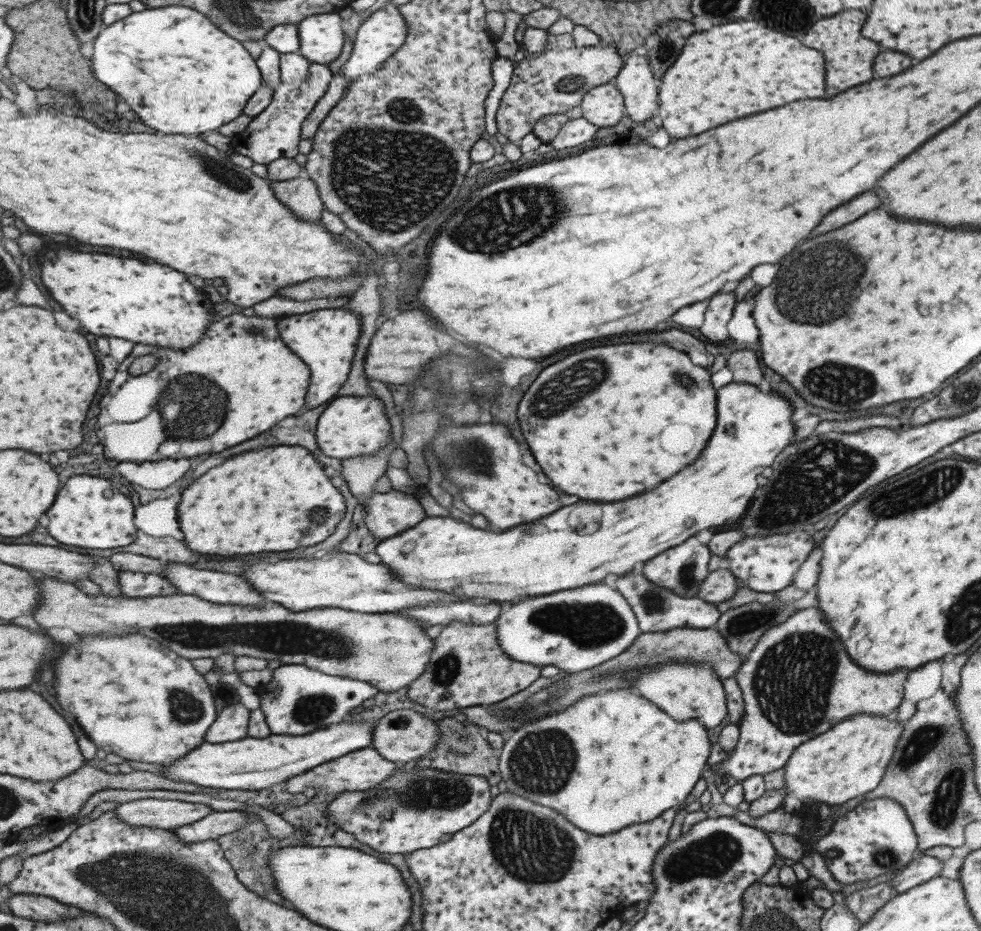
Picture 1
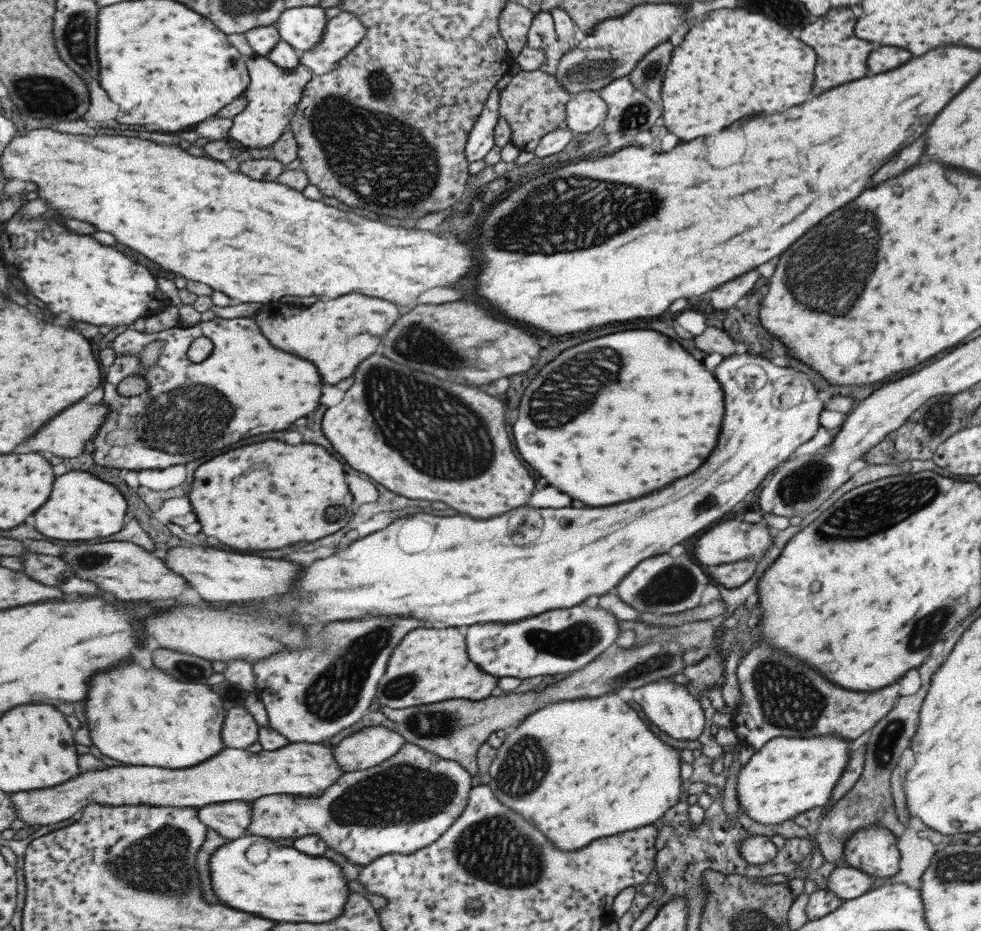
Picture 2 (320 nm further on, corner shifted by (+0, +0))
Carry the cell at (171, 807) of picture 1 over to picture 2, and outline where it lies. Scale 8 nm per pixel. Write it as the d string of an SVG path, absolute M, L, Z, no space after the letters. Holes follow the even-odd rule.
M234 800L230 803L208 804L198 809L199 818L203 824L217 831L229 840L245 837L250 832L254 822L252 803L244 800Z

